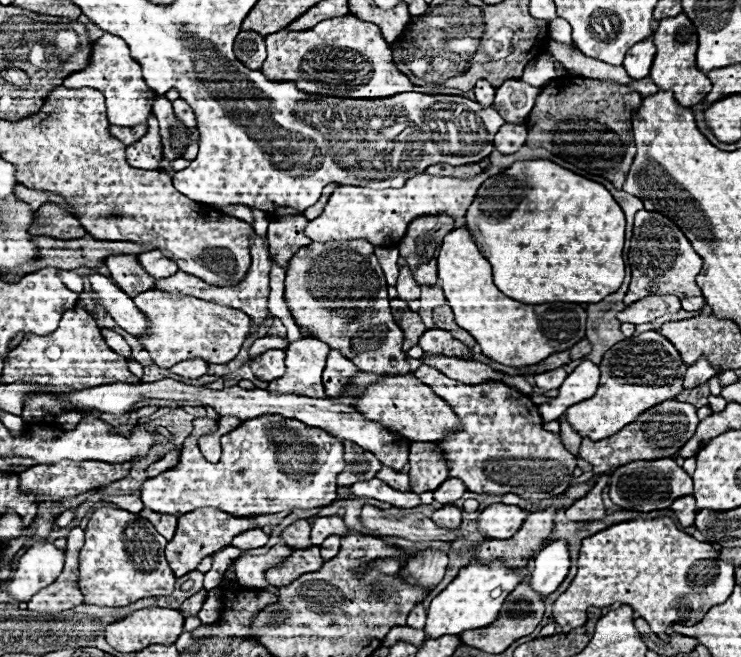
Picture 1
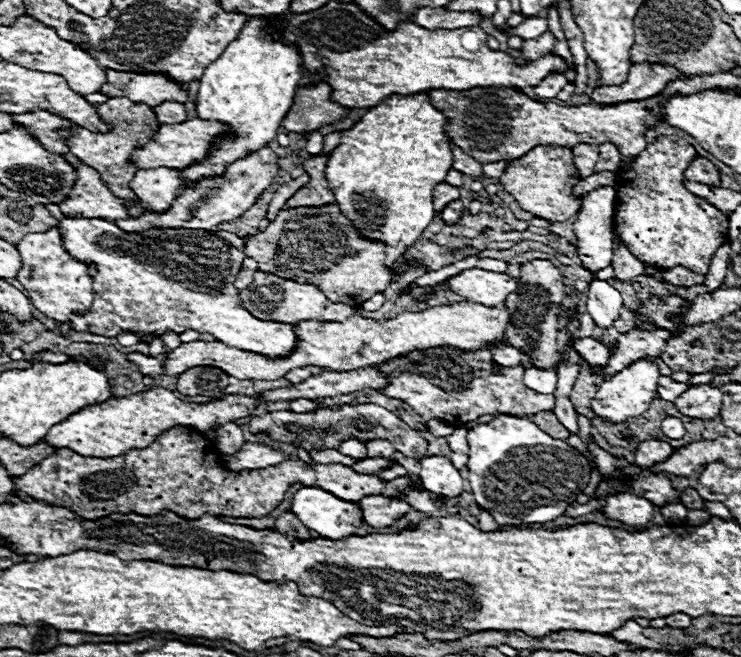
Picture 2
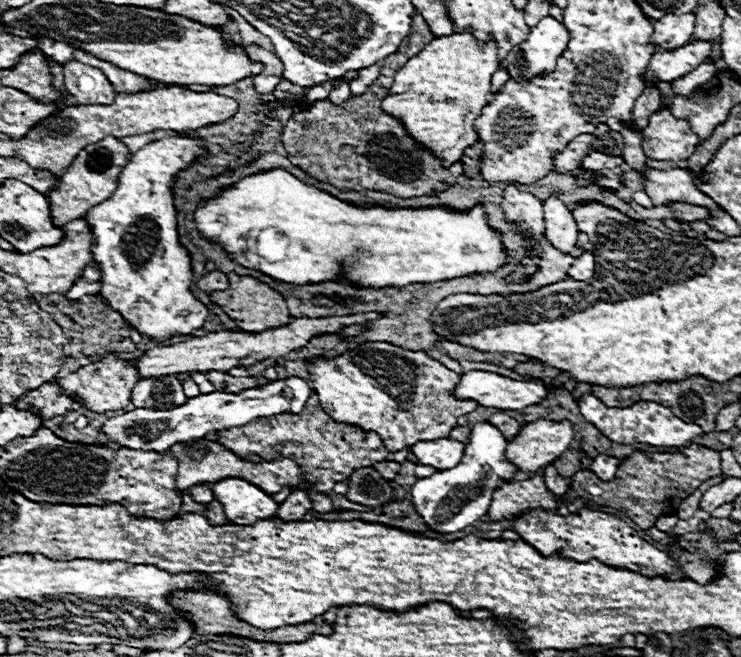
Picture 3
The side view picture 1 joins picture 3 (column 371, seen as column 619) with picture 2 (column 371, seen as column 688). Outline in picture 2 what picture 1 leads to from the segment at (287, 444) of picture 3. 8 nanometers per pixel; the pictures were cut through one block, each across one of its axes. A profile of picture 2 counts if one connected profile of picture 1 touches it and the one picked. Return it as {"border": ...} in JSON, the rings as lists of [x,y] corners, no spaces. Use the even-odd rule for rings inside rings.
{"border":[[[352,404],[352,406],[334,406],[334,408],[324,406],[312,414],[296,414],[296,412],[286,412],[286,410],[270,412],[266,416],[252,416],[250,430],[268,432],[276,440],[282,440],[294,446],[302,444],[306,450],[312,450],[312,448],[336,448],[338,450],[338,444],[346,436],[356,436],[362,442],[374,440],[374,438],[390,440],[394,448],[400,450],[406,458],[414,458],[418,462],[426,456],[426,450],[428,450],[428,442],[414,428],[410,428],[398,416],[394,416],[392,412],[388,412],[386,408],[378,404]]]}

